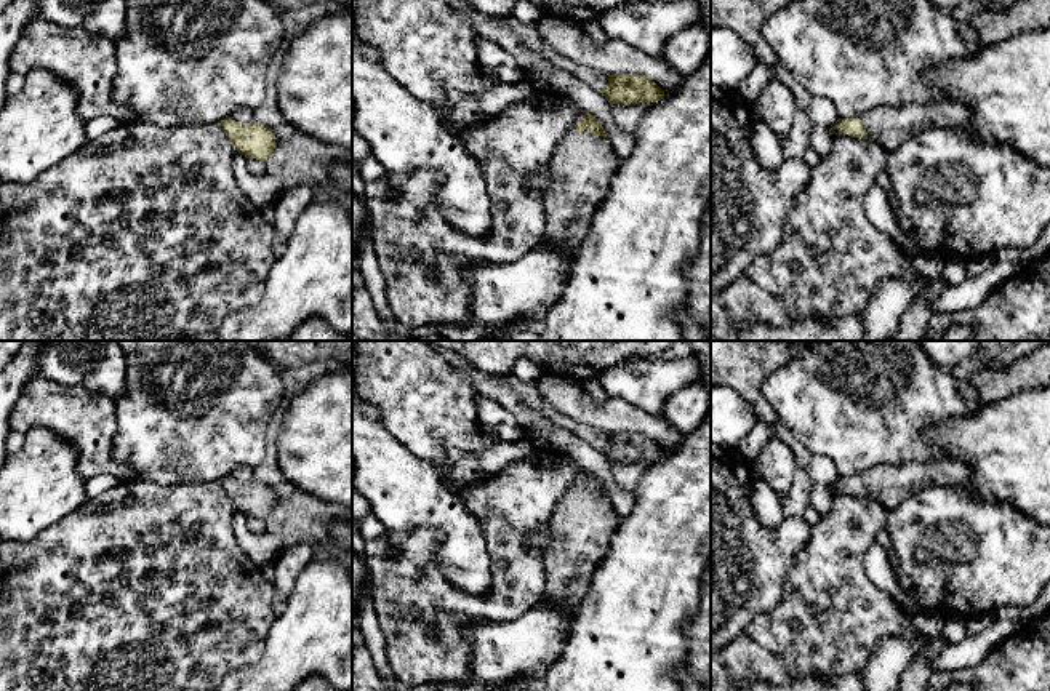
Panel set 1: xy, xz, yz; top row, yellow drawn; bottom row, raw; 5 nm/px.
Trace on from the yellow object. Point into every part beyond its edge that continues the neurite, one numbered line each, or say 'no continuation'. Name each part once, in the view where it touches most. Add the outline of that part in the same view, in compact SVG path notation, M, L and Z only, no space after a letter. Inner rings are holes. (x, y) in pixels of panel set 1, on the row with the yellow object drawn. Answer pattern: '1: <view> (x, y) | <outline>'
1: xz (581, 170) | M576 130L565 134L549 165L541 243L559 248L563 259L571 261L621 162L607 138Z

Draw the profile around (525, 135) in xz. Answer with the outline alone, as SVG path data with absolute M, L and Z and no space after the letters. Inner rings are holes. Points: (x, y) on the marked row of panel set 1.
M559 96L517 101L459 136L477 162L503 160L511 171L527 176L551 165L559 144L581 115L581 109Z

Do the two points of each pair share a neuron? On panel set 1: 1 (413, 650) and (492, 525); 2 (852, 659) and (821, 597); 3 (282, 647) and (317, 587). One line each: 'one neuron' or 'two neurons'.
1: one neuron
2: one neuron
3: one neuron

